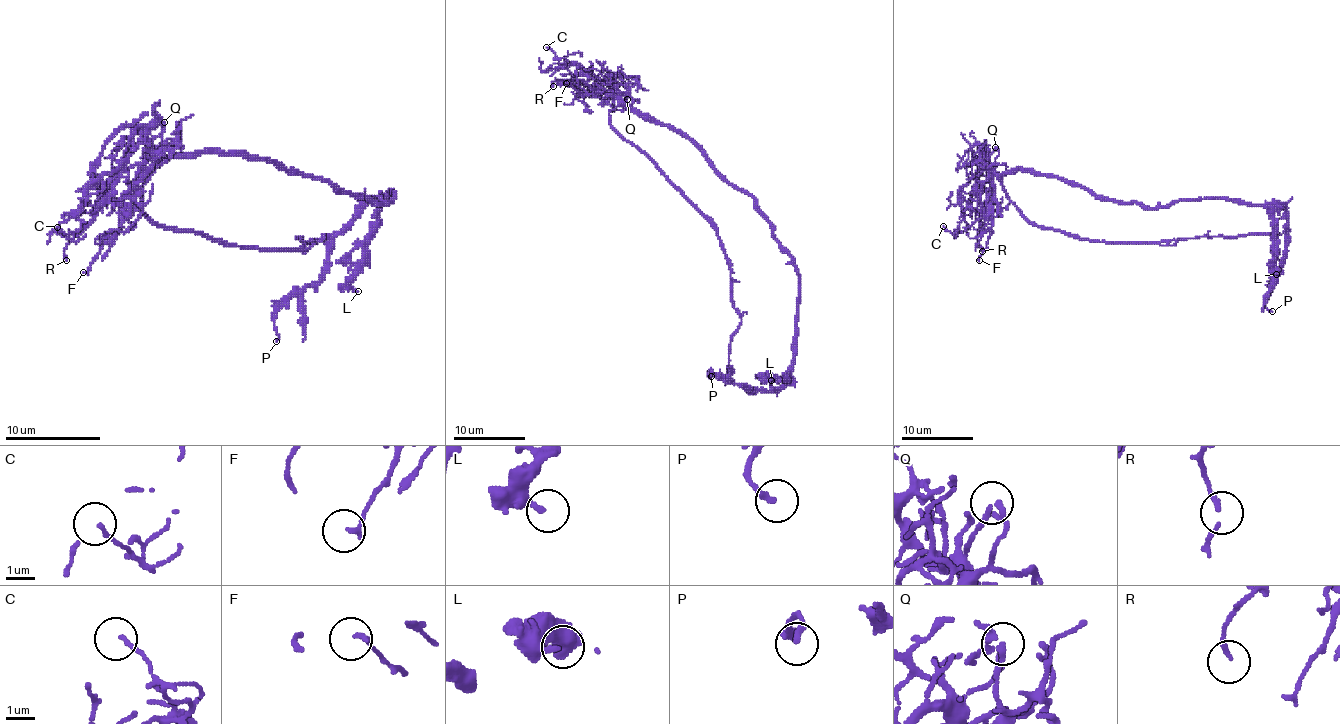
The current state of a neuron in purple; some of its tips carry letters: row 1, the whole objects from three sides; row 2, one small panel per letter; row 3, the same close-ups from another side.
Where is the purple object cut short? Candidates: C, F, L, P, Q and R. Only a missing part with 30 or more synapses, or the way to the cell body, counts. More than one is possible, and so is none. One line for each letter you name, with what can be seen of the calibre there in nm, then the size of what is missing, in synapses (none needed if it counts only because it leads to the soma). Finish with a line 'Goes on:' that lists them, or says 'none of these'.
Goes on: none of these

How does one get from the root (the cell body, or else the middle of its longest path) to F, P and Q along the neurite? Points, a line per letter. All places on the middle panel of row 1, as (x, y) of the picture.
F: (691, 142), (675, 129), (644, 120), (614, 97), (584, 94), (566, 83)
P: (691, 142), (754, 199), (798, 276), (791, 376), (768, 391), (727, 383), (711, 369), (711, 376)
Q: (691, 142), (675, 129), (646, 120), (625, 103), (618, 92), (627, 99)

